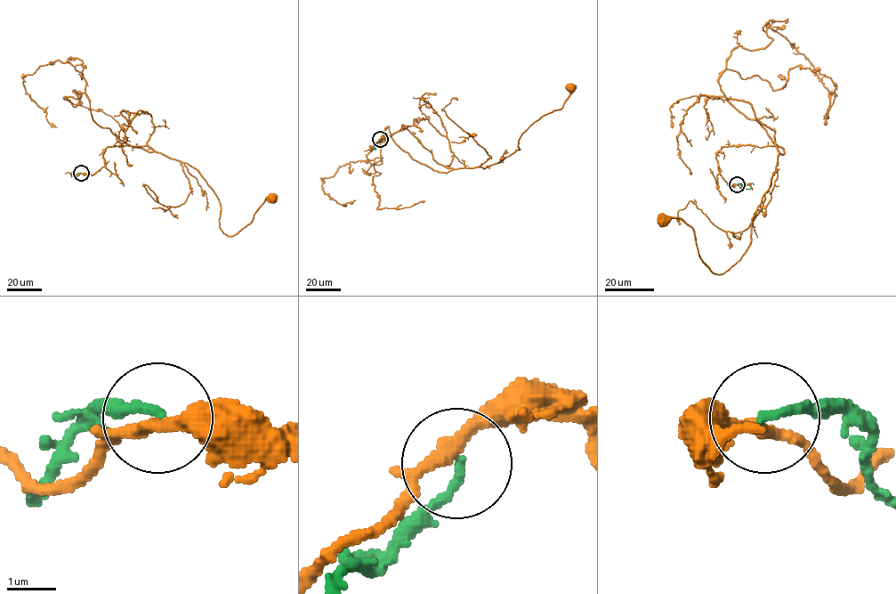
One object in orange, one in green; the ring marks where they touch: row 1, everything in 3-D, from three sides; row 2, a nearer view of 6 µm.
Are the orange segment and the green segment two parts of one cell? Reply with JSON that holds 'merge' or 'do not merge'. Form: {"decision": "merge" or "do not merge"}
{"decision": "do not merge"}

